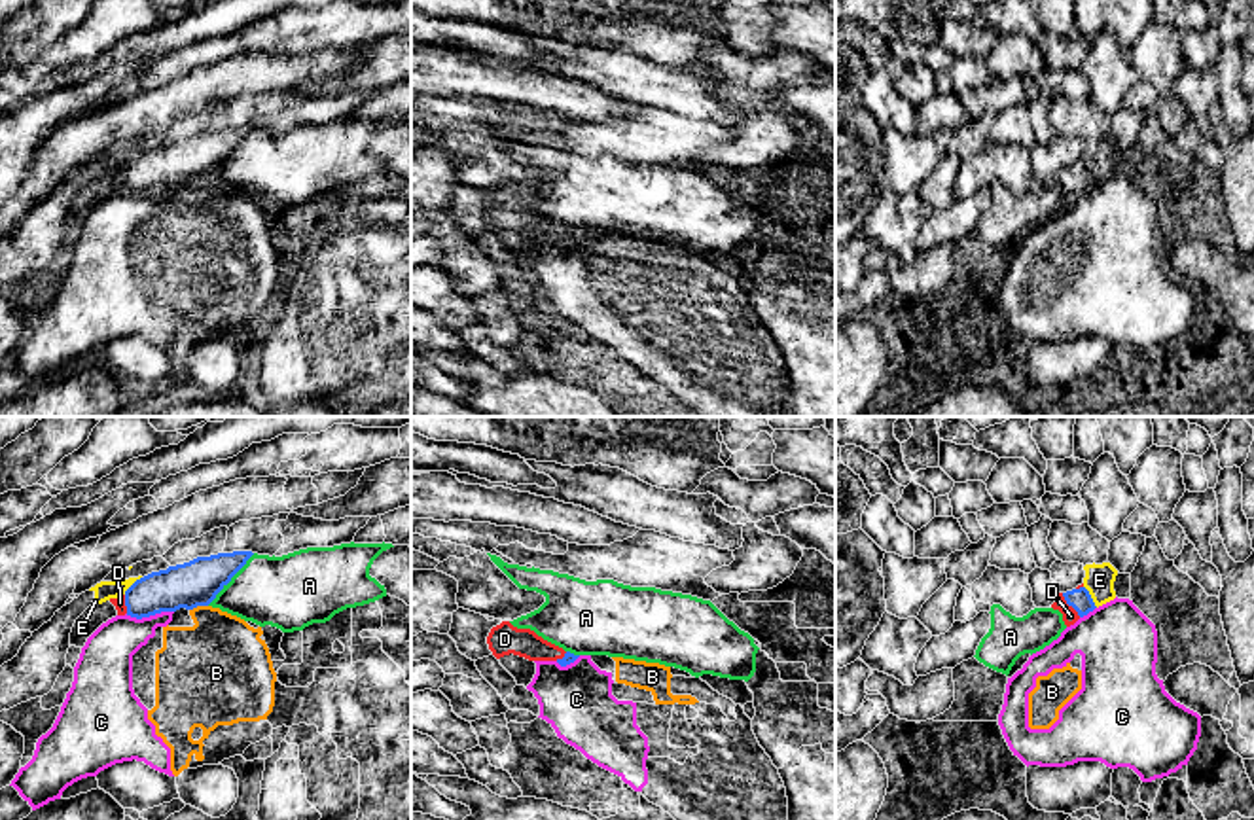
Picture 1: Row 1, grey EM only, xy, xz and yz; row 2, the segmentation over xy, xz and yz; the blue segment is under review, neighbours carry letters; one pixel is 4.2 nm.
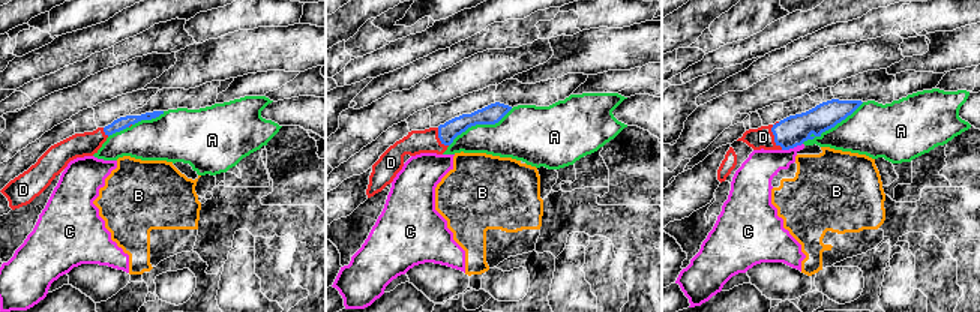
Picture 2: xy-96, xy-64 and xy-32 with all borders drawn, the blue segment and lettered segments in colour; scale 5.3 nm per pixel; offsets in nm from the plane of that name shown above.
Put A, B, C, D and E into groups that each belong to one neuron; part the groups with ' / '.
A / B C / D / E

